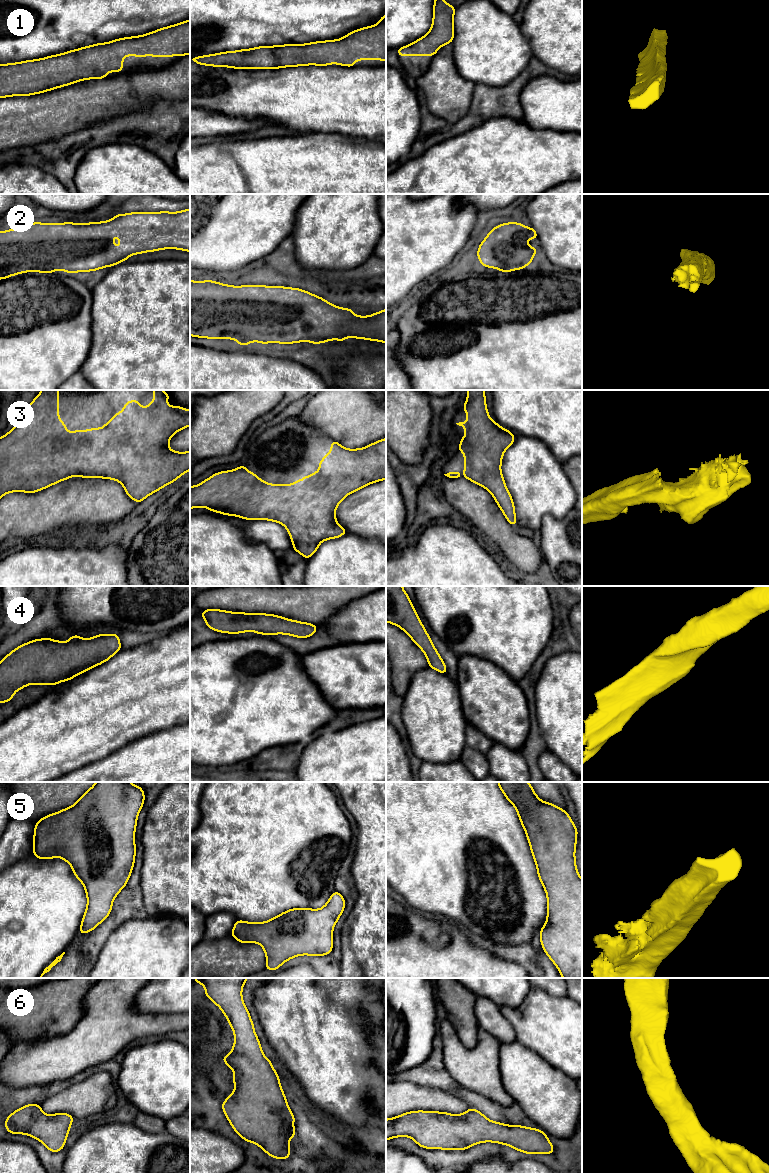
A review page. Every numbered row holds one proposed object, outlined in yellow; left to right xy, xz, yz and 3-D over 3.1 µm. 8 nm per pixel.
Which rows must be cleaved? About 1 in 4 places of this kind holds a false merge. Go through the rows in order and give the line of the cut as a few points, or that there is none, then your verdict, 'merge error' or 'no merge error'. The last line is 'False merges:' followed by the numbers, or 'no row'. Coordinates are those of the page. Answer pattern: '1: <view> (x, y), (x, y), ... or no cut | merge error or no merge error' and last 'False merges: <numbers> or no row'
1: no cut | no merge error
2: no cut | no merge error
3: no cut | no merge error
4: no cut | no merge error
5: no cut | no merge error
6: no cut | no merge error
False merges: no row

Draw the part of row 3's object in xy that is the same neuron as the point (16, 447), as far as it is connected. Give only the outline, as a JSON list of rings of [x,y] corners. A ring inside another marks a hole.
[[[41,390],[40,394],[33,399],[31,404],[25,409],[23,415],[17,421],[13,429],[0,438],[0,498],[10,492],[35,493],[48,488],[58,482],[69,479],[74,476],[83,478],[104,478],[113,479],[123,485],[126,494],[138,504],[147,496],[171,484],[180,476],[190,470],[190,451],[176,452],[169,449],[171,437],[178,431],[190,426],[190,410],[181,406],[169,406],[167,399],[171,396],[163,390],[154,390],[155,397],[148,407],[142,407],[138,400],[129,400],[124,406],[122,412],[117,412],[102,428],[91,428],[89,430],[76,430],[68,432],[65,423],[59,419],[59,390]]]

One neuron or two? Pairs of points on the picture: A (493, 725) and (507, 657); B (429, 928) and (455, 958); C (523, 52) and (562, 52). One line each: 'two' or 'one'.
A: two
B: one
C: two

